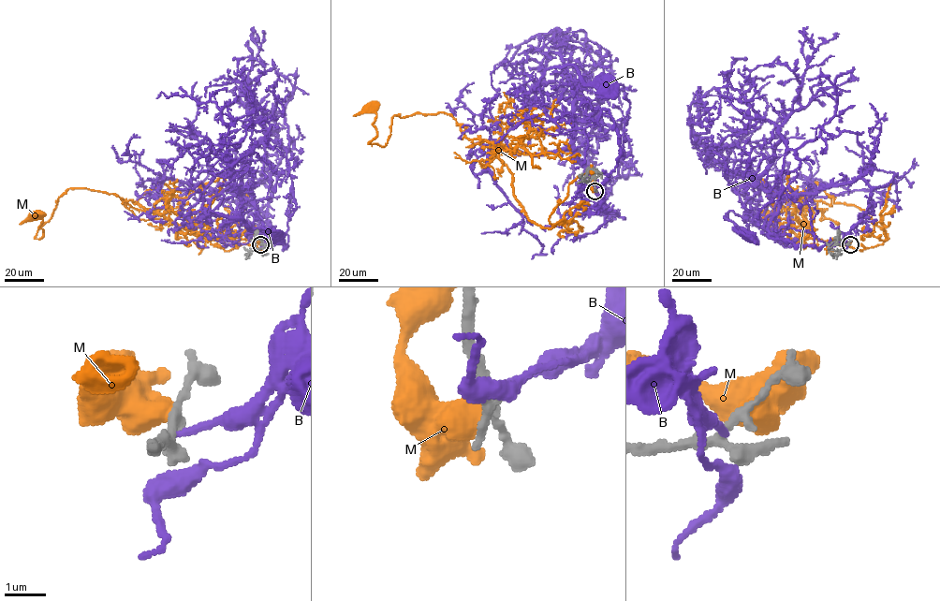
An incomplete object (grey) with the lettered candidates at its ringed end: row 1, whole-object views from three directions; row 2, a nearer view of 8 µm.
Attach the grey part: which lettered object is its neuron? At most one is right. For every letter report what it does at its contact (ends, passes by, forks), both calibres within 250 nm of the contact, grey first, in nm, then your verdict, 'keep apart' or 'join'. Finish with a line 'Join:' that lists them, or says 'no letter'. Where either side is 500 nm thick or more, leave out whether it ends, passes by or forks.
B: it passes by; calibres 200 and 440 nm; keep apart
M: calibres 160 and 600 nm; keep apart
Join: no letter

